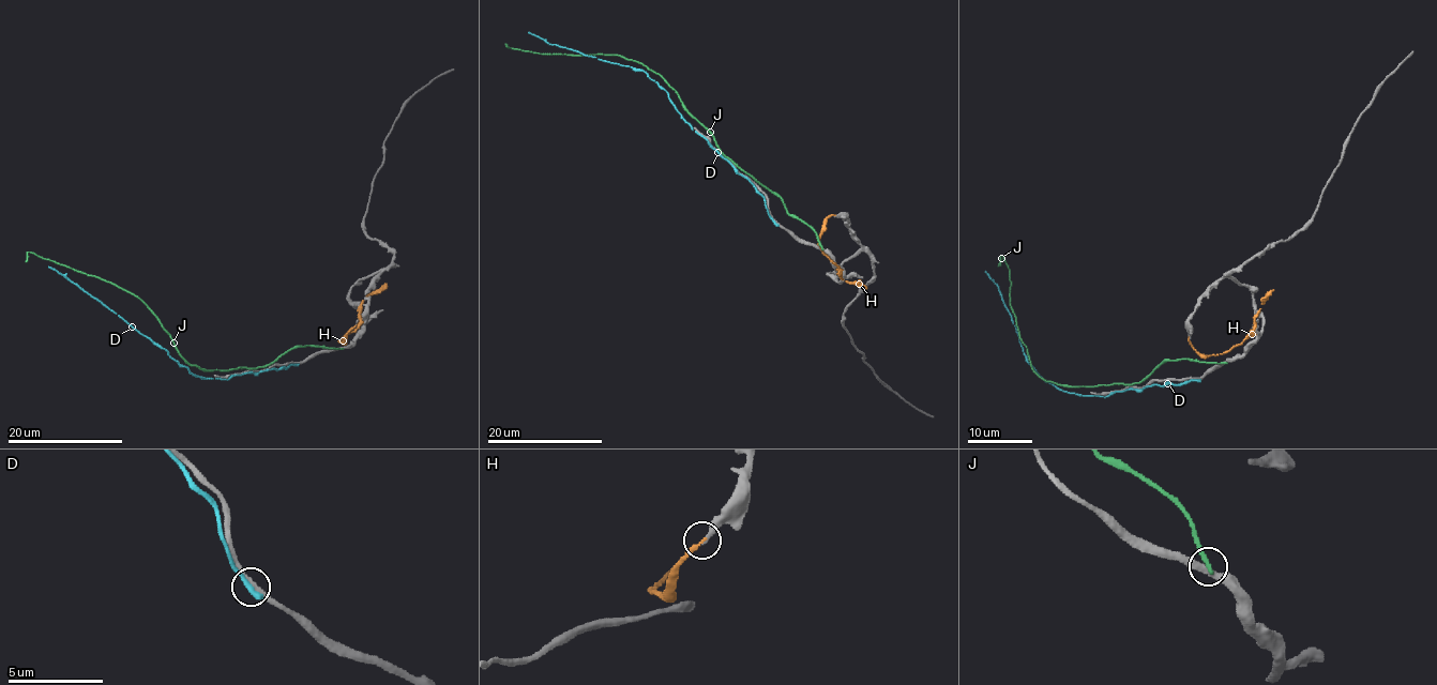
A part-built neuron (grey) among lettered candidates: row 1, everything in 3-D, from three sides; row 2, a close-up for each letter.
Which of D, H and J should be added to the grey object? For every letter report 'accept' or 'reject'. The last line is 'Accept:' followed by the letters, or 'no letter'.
D: reject
H: reject
J: reject
Accept: no letter

